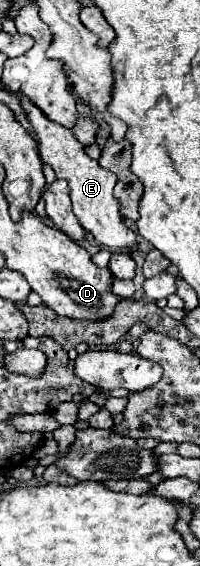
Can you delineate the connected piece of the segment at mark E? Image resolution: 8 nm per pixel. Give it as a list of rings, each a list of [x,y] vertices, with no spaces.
[[[20,99],[20,107],[26,113],[26,119],[32,123],[34,127],[34,139],[40,145],[40,157],[44,163],[48,163],[58,179],[68,181],[70,185],[70,199],[72,205],[76,207],[76,217],[80,221],[80,225],[90,231],[94,235],[96,241],[100,241],[102,245],[120,249],[120,247],[134,247],[136,245],[136,235],[134,231],[124,223],[122,215],[120,215],[120,207],[118,201],[112,195],[112,189],[116,185],[116,175],[108,169],[102,169],[98,165],[98,161],[90,159],[84,151],[84,147],[80,145],[80,141],[72,135],[70,129],[58,125],[56,121],[50,121],[40,109],[34,109],[34,105],[24,105],[26,101]]]

